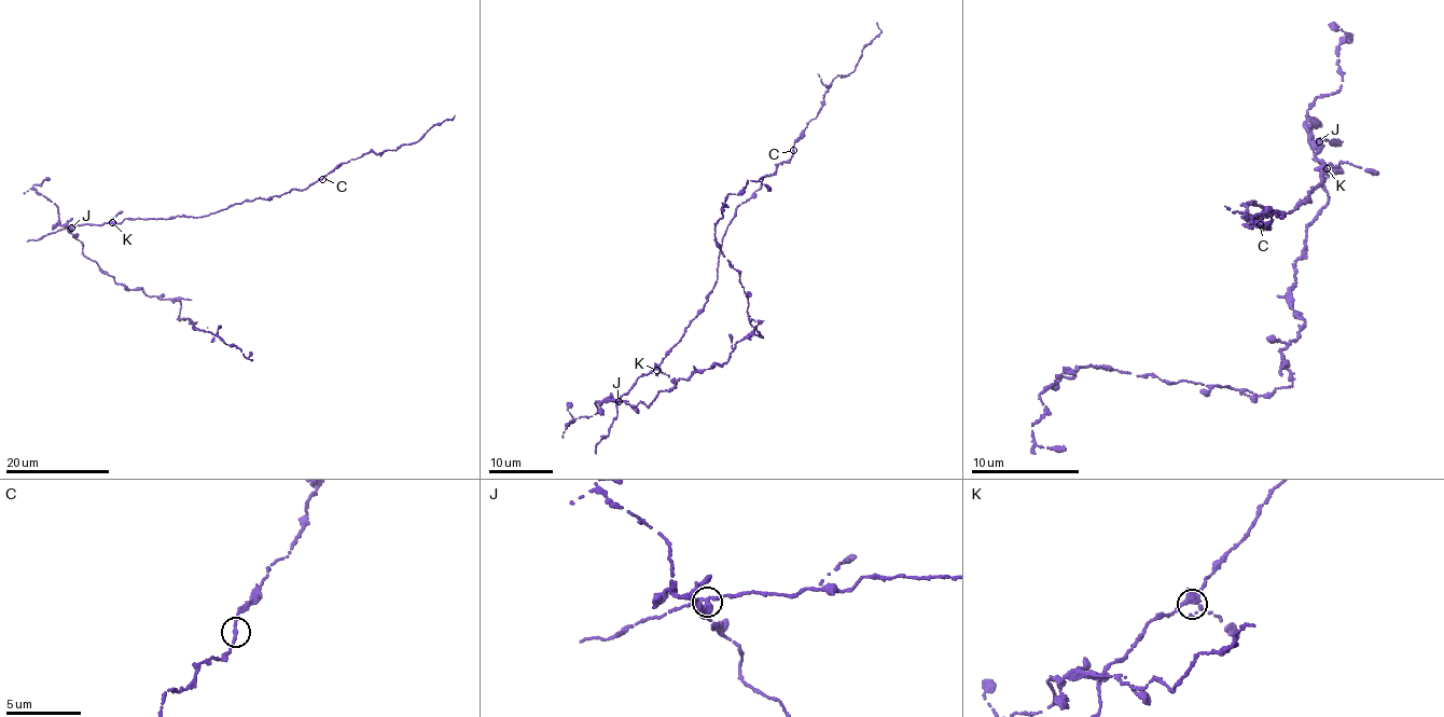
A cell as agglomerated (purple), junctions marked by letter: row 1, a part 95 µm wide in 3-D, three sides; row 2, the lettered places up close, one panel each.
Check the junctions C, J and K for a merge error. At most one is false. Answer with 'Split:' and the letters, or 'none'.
Split: J

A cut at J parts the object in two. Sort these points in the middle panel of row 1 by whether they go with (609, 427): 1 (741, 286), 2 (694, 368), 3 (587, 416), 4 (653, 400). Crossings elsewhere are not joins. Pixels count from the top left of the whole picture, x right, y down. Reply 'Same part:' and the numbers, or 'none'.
Same part: none

